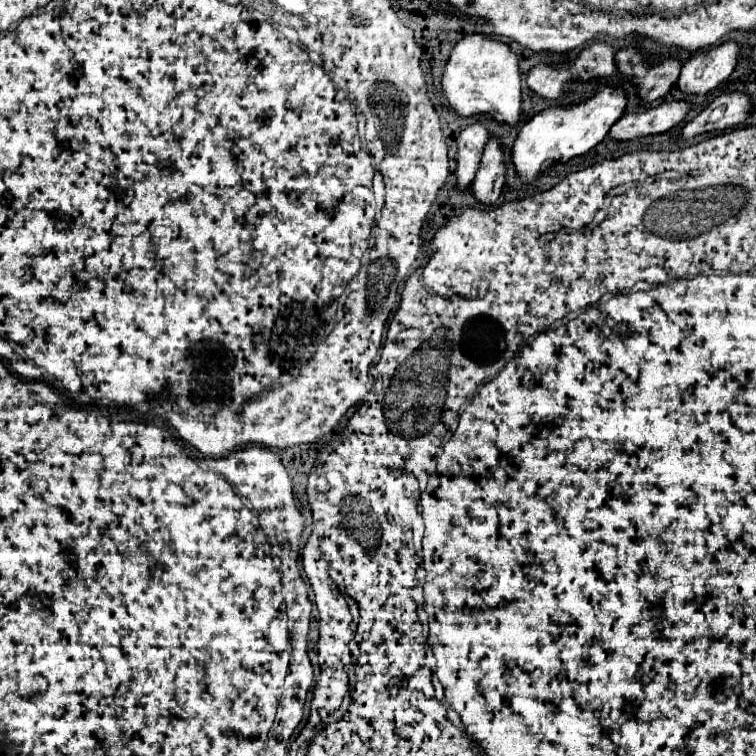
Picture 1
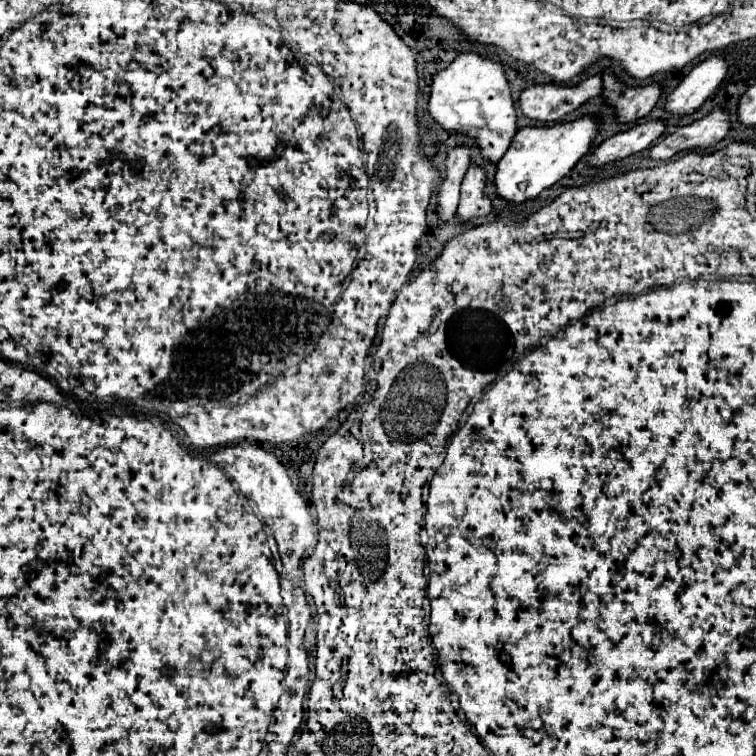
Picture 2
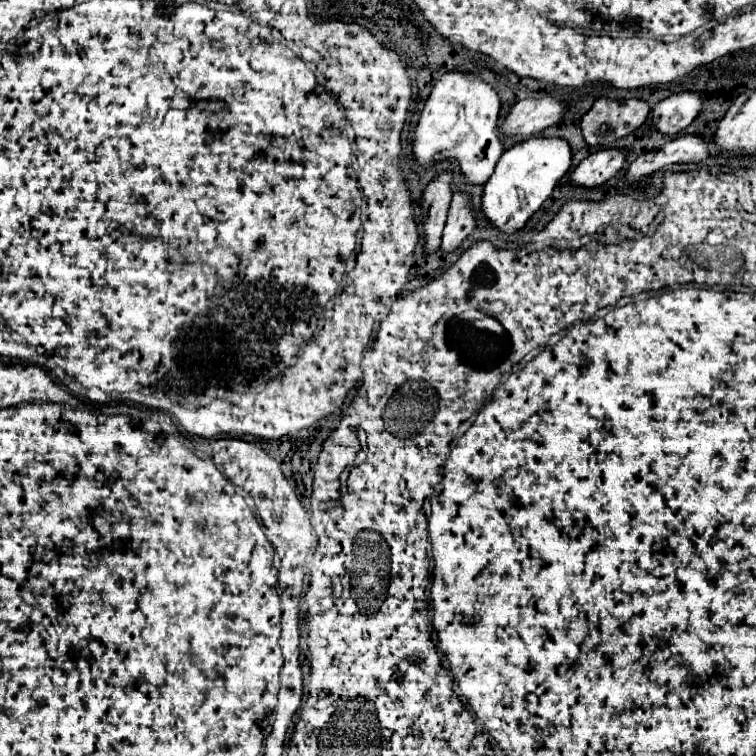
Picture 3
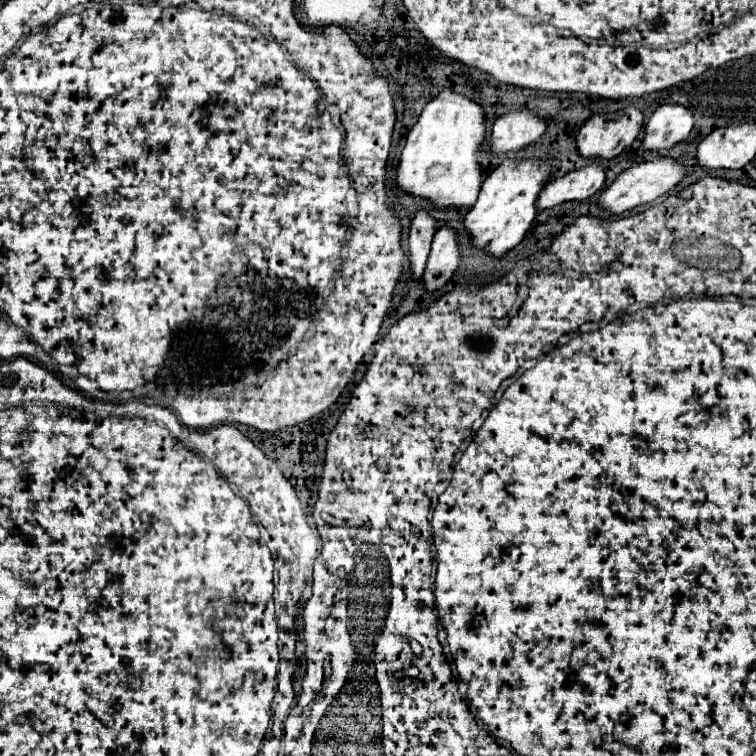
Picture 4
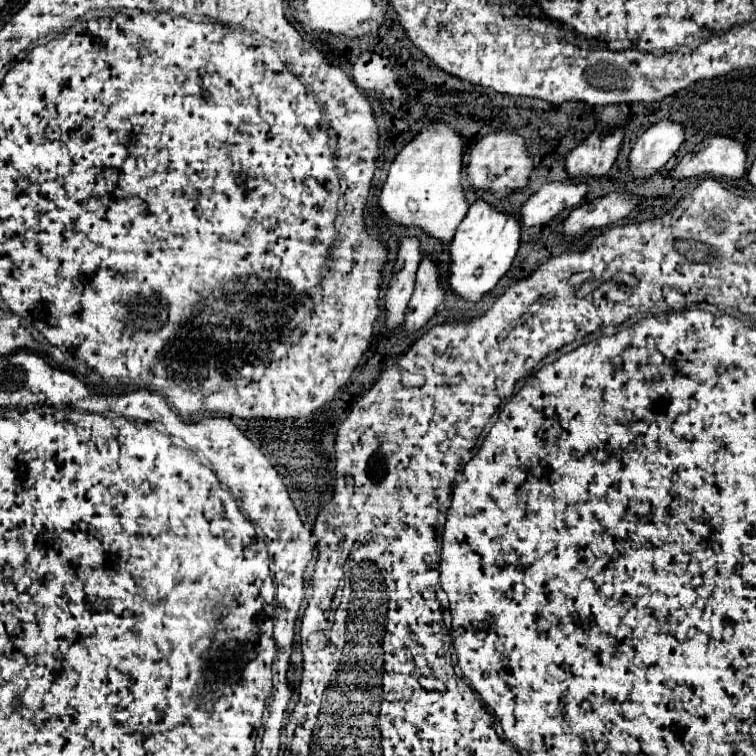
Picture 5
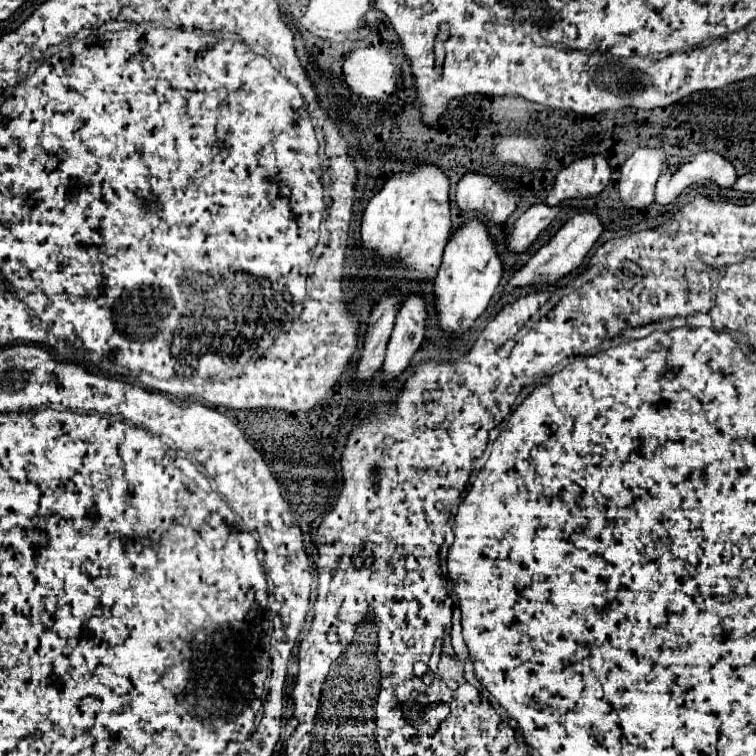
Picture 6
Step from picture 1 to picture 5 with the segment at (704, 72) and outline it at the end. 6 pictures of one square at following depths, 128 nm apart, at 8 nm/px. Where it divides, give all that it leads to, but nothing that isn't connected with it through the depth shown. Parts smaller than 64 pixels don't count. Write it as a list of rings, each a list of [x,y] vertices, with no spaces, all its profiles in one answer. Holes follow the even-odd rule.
[[[660,120],[652,124],[634,144],[630,152],[630,170],[634,180],[646,180],[658,172],[684,142],[684,126],[676,120]]]

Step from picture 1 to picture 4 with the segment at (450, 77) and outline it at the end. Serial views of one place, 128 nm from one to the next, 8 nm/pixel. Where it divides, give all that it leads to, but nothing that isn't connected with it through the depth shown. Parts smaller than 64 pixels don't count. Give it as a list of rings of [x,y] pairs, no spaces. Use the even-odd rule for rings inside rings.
[[[444,88],[436,98],[432,98],[414,128],[408,134],[406,146],[400,154],[396,184],[414,194],[428,198],[438,206],[470,208],[482,186],[482,166],[480,152],[486,138],[486,112],[484,106],[466,98],[464,94]]]

